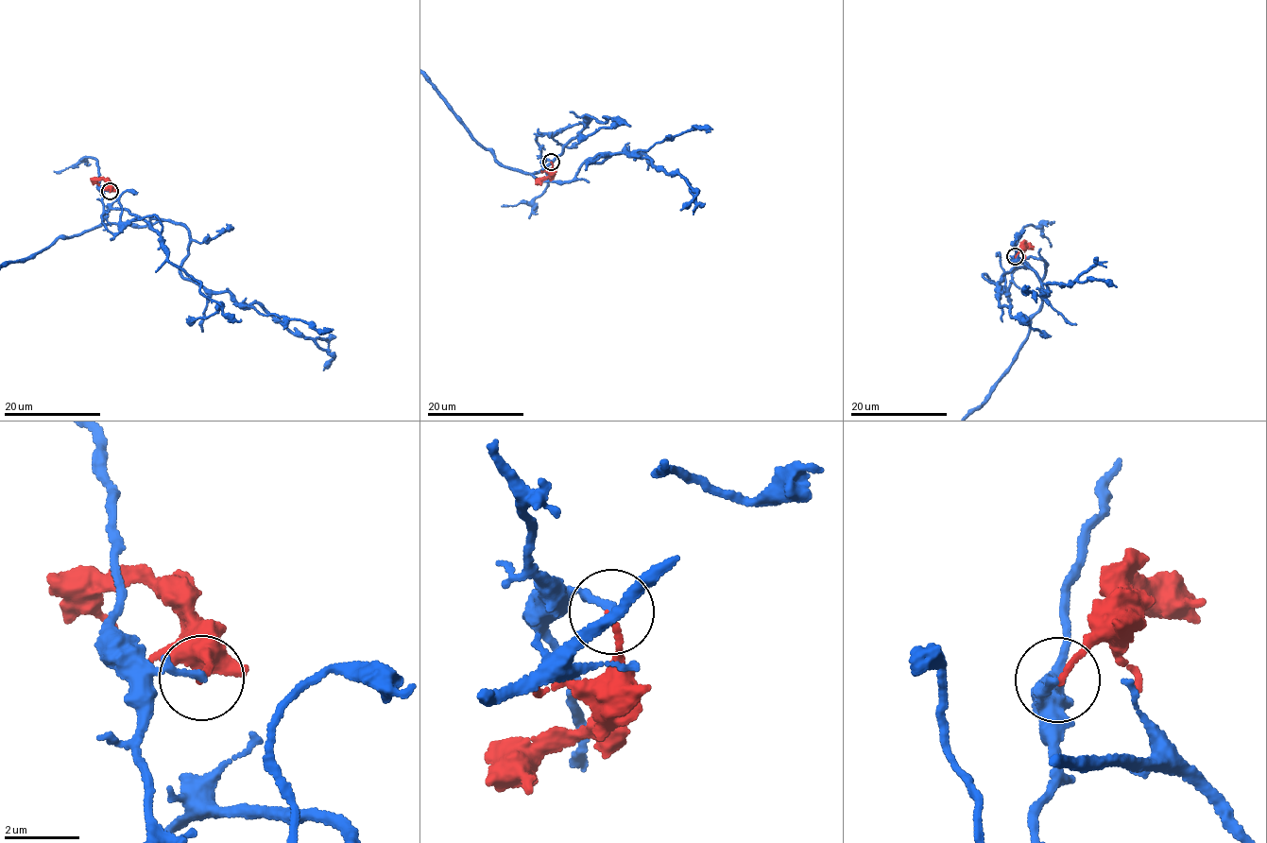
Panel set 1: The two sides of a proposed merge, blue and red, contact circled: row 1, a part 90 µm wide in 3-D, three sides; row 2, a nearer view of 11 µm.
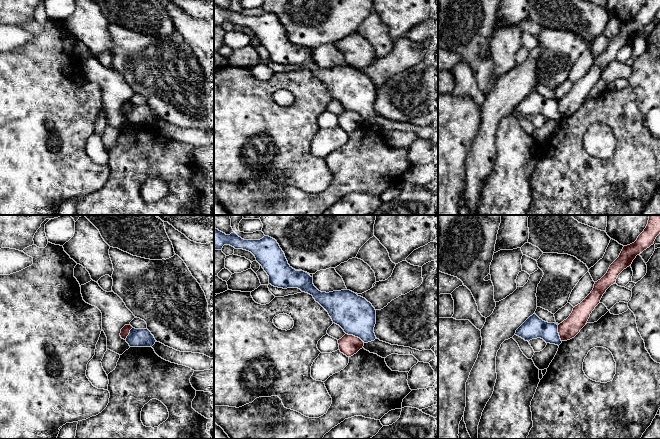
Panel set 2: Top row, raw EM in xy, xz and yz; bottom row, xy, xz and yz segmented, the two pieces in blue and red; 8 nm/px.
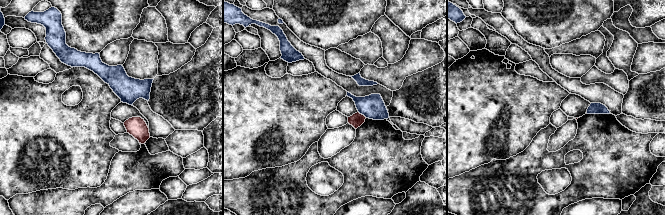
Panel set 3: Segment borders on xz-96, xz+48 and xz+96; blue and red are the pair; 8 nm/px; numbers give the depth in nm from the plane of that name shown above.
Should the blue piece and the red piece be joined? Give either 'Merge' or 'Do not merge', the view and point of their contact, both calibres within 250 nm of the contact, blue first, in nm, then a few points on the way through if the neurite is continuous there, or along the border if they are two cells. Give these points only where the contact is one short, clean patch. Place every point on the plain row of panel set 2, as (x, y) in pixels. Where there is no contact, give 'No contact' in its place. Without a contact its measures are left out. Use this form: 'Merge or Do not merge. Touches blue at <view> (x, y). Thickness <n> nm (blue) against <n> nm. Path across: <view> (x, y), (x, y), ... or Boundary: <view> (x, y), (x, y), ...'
Do not merge. Touches blue at xz (355, 112). Thickness 300 nm (blue) against 160 nm. Boundary: xz (346, 109), (357, 112), (364, 118)

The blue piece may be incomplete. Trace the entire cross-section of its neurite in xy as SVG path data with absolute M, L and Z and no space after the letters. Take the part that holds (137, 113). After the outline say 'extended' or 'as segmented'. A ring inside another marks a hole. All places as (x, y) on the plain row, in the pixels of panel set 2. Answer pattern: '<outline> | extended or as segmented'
M132 104L126 118L130 123L152 123L156 116L148 105Z | as segmented

